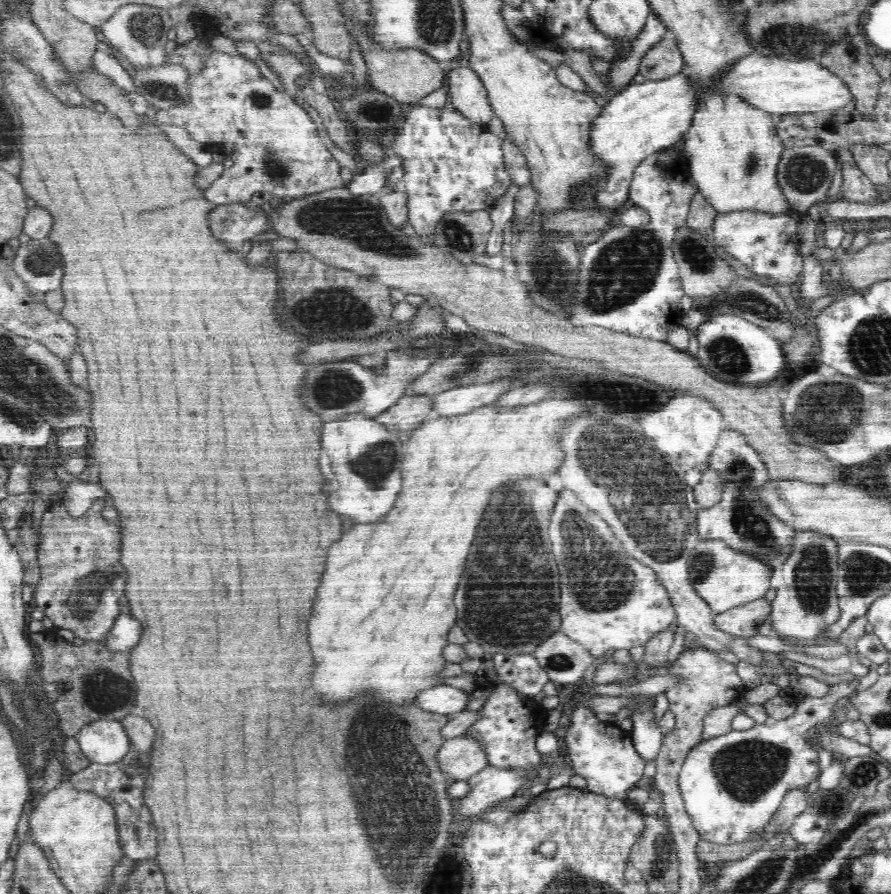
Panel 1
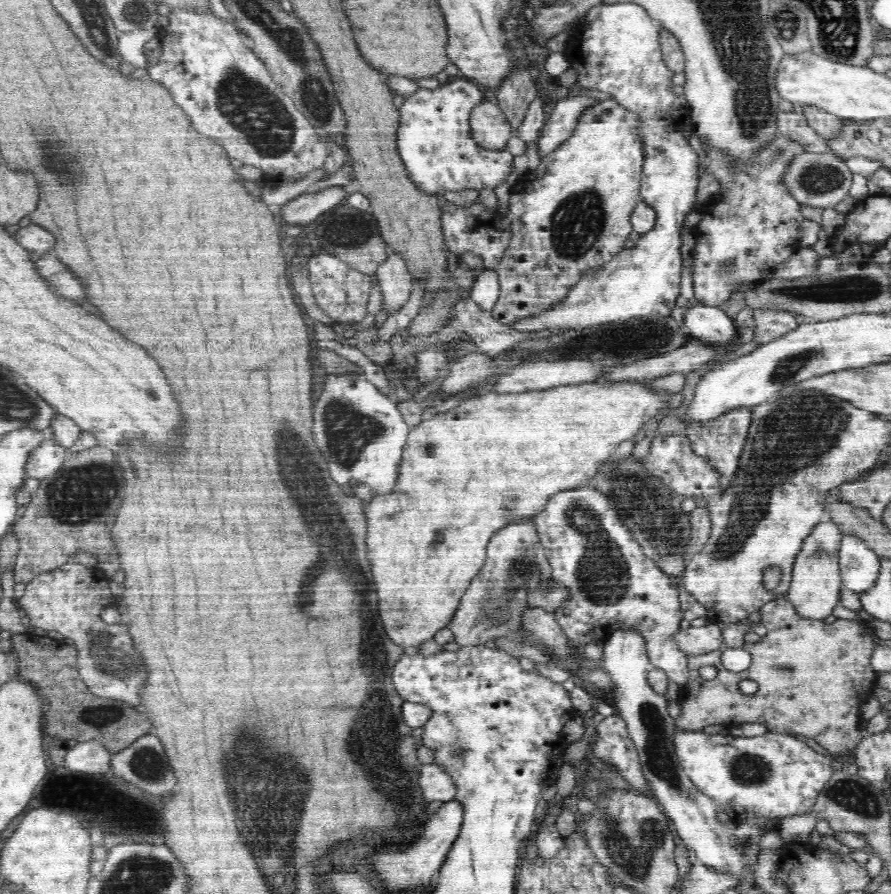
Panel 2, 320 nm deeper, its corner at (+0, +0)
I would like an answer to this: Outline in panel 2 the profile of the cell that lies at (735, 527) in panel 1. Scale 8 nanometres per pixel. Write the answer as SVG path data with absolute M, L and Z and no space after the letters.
M738 408L737 411L729 412L728 415L714 419L706 427L694 427L691 425L687 429L686 436L689 438L690 445L694 454L702 456L710 467L719 473L719 490L726 490L732 486L732 480L740 470L741 456L745 444L749 440L749 430L752 423L751 408Z

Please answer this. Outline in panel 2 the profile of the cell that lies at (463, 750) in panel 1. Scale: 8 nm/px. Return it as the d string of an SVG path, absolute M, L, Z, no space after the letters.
M433 762L421 766L420 783L427 802L434 802L434 800L448 802L453 800L457 791L449 774Z

